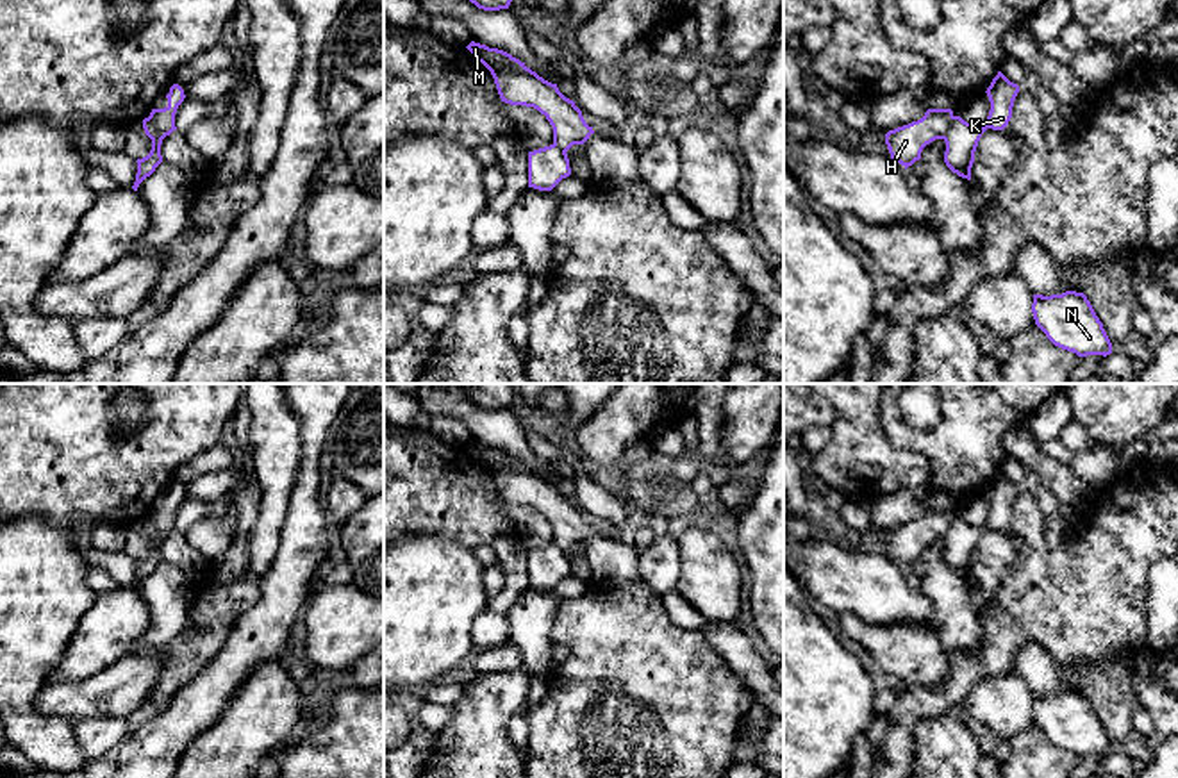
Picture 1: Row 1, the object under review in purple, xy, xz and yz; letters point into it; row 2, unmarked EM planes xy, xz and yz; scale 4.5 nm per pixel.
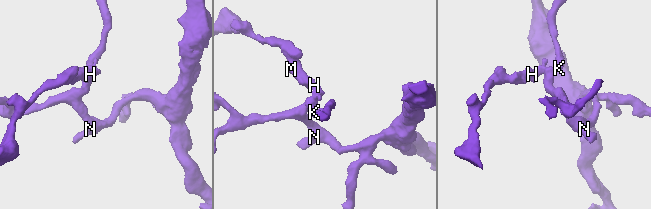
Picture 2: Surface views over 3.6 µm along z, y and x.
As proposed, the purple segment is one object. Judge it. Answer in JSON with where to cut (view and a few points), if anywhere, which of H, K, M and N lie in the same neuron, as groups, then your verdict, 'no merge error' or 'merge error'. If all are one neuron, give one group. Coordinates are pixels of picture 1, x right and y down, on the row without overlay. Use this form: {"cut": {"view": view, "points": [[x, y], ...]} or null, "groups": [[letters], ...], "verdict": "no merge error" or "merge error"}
{"cut": {"view": "xy", "points": [[149, 516], [163, 537]]}, "groups": [["H", "M"], ["K", "N"]], "verdict": "merge error"}

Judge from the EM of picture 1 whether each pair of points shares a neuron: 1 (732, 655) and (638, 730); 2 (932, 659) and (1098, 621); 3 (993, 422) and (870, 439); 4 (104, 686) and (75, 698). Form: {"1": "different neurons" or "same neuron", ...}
{"1": "different neurons", "2": "different neurons", "3": "different neurons", "4": "same neuron"}

